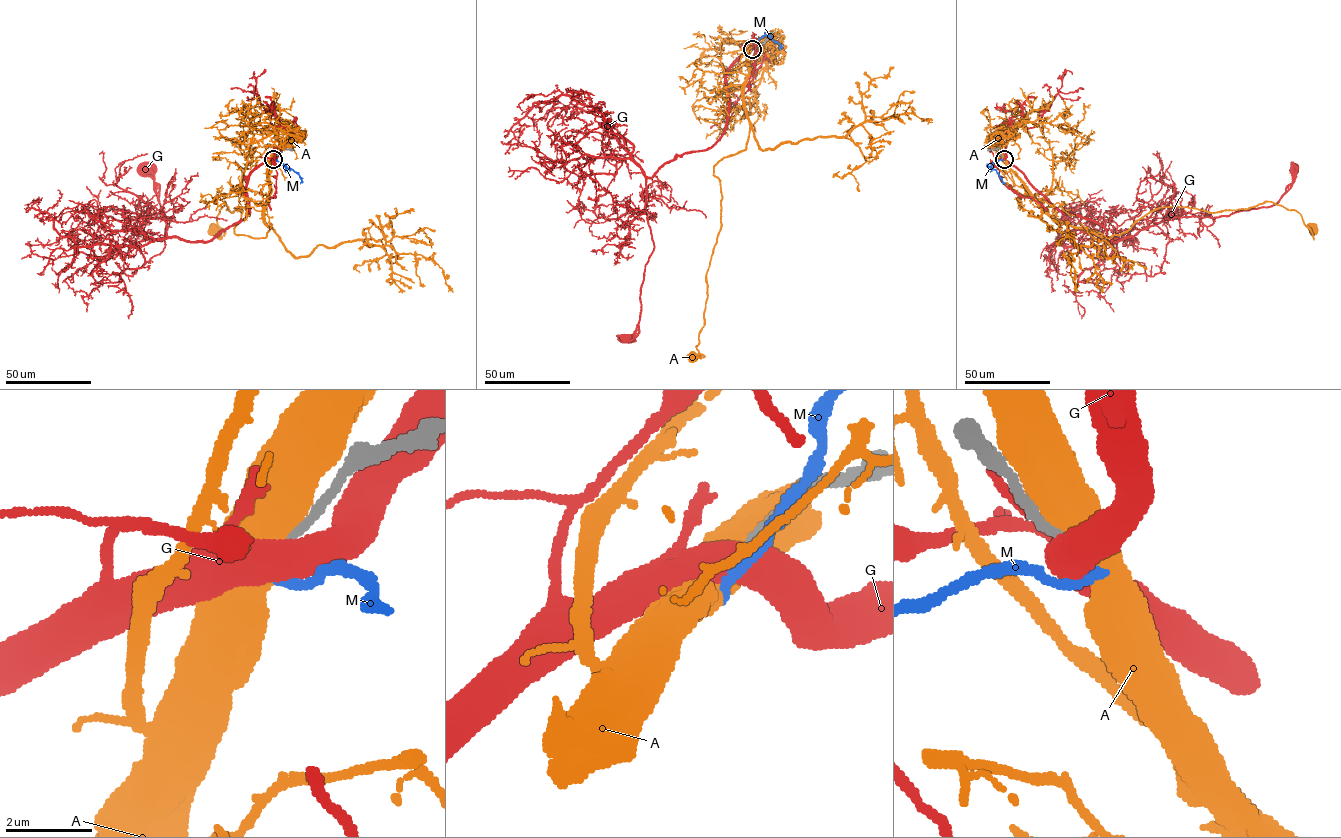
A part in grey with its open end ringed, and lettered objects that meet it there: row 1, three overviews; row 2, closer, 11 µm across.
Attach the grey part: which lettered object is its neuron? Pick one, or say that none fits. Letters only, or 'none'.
M

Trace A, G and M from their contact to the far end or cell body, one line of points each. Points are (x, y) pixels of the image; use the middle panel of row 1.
A: (753, 48), (744, 95), (750, 123), (747, 147), (714, 167), (722, 196), (721, 226), (693, 357)
G: (753, 48), (726, 75), (722, 135), (647, 179), (653, 250), (638, 327), (624, 338)
M: (752, 49), (765, 35), (776, 41), (781, 46), (779, 49)

